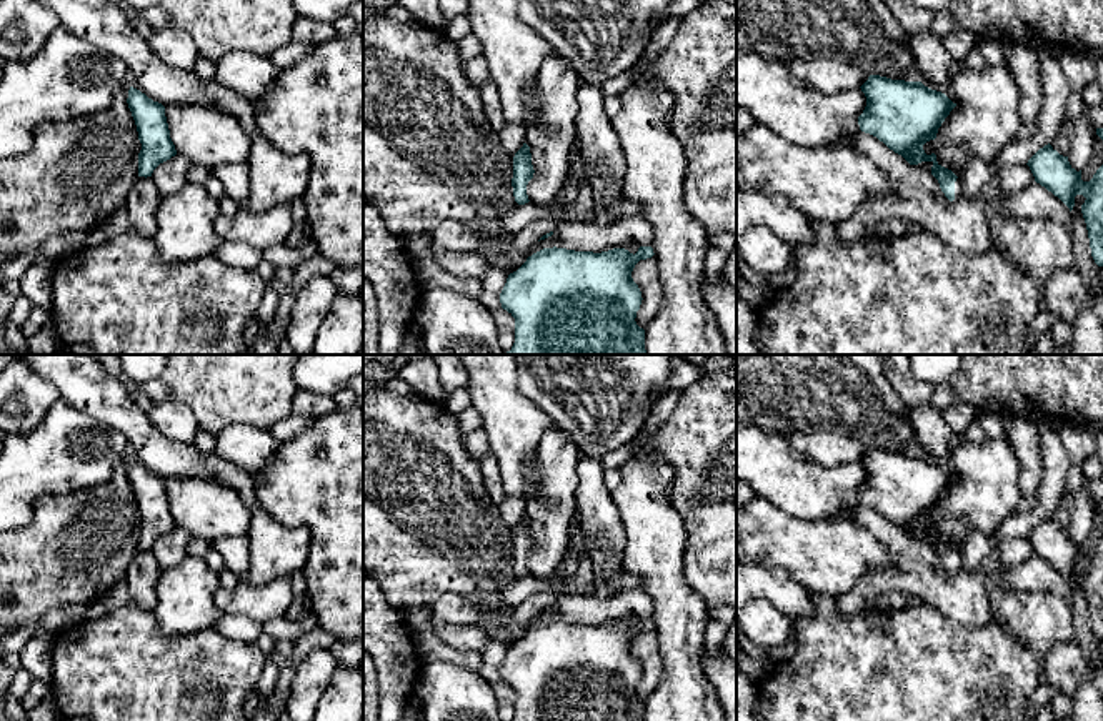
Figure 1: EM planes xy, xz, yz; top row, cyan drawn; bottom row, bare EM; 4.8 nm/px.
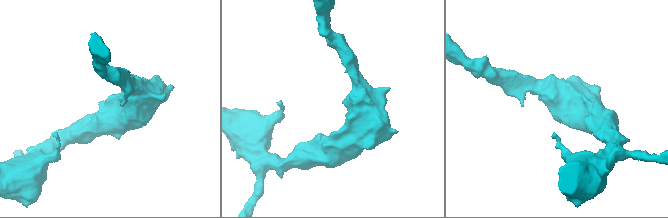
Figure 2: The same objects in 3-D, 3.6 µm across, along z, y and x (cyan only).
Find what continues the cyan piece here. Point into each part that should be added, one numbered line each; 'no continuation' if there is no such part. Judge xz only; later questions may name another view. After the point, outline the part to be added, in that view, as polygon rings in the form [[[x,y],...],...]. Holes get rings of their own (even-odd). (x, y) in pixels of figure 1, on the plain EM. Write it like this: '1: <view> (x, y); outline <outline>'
no continuation

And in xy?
no continuation

